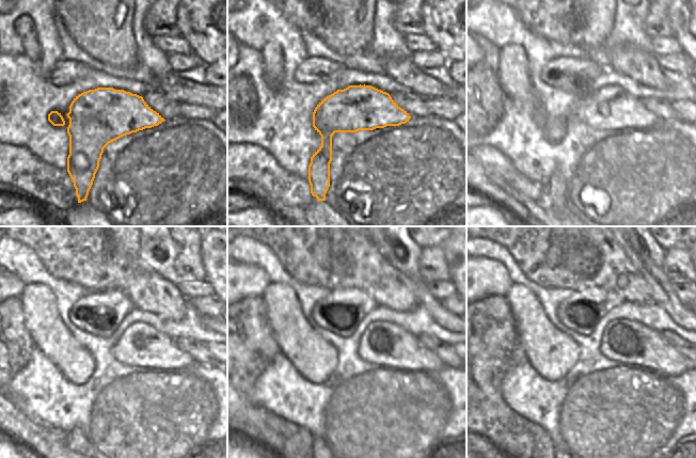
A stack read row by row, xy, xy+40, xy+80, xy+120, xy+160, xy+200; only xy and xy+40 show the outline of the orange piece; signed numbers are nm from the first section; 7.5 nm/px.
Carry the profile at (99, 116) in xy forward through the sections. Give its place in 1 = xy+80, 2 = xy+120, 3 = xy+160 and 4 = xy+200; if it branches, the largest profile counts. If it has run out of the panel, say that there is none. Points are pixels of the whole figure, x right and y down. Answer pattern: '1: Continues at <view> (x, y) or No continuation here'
1: Continues at xy+80 (611, 108)
2: Continues at xy+120 (141, 345)
3: Continues at xy+160 (382, 343)
4: Continues at xy+200 (628, 342).

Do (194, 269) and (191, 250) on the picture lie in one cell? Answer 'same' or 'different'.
same

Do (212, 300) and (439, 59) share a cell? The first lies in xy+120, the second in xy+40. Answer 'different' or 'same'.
same

